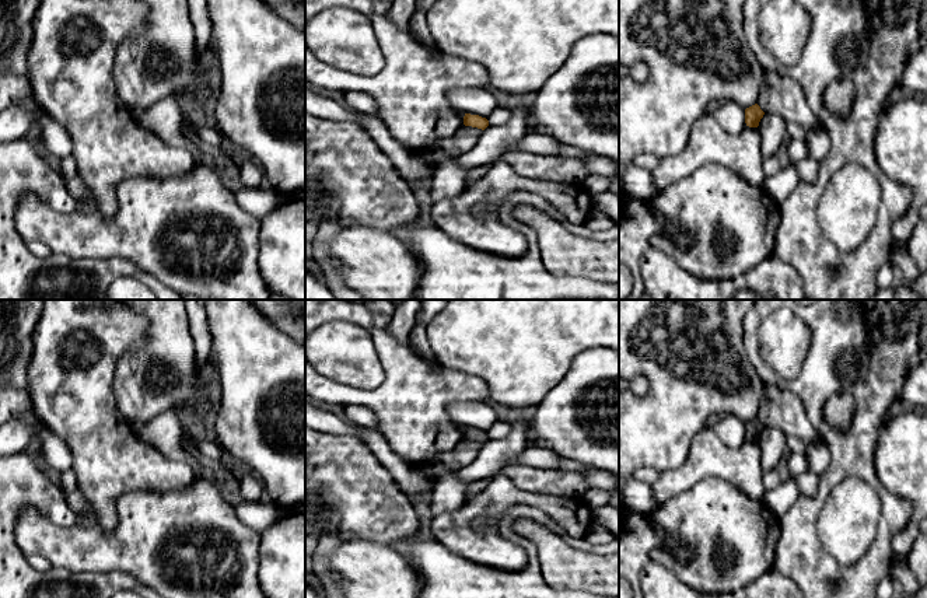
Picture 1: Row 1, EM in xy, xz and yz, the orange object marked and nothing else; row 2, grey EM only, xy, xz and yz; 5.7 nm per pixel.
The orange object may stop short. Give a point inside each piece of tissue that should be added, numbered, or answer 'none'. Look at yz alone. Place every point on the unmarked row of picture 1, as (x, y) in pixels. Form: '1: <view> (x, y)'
none

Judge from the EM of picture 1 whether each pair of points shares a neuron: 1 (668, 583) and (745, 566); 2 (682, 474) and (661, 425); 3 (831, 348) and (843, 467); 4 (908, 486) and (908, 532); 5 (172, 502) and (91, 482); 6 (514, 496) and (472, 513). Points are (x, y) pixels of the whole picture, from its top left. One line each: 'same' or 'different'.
1: different
2: different
3: same
4: same
5: different
6: same

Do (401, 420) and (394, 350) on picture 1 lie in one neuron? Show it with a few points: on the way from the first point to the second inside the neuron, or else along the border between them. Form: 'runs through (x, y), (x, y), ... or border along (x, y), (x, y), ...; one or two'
runs through (401, 404), (401, 367); one

